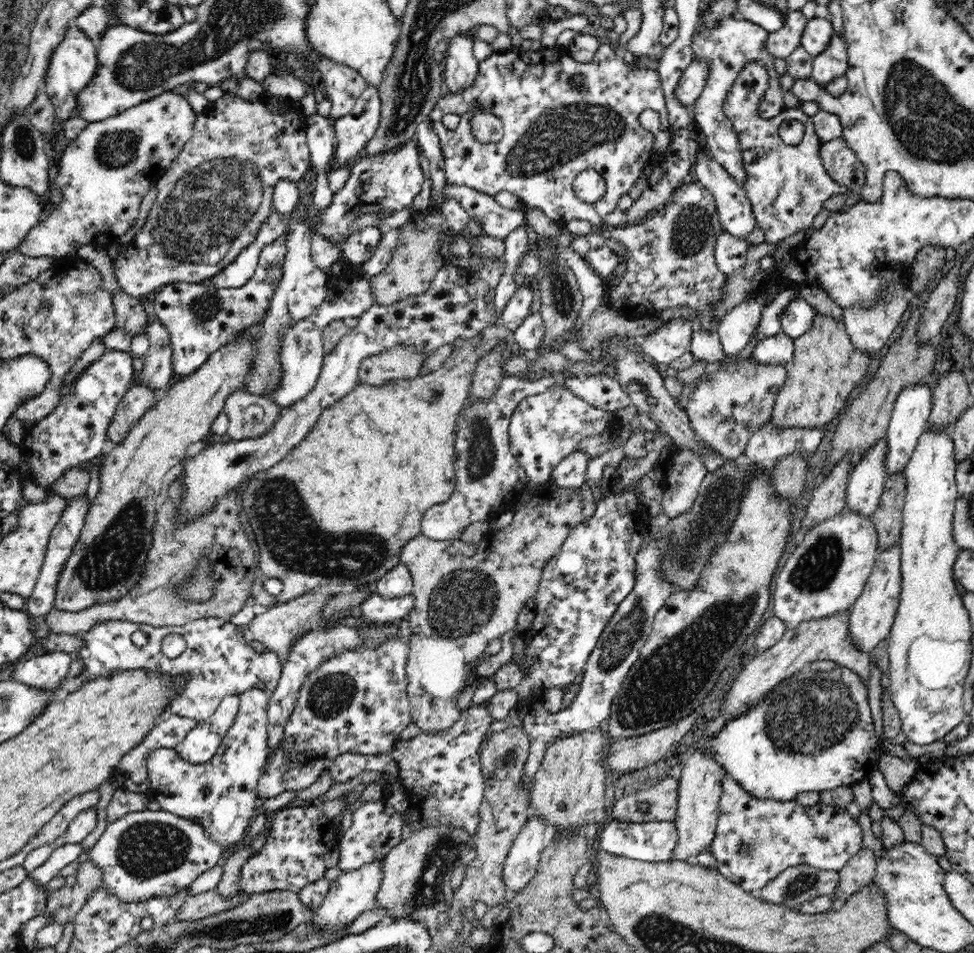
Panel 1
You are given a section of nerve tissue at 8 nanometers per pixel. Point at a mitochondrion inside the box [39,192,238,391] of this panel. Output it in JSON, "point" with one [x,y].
{"point":[205,307]}

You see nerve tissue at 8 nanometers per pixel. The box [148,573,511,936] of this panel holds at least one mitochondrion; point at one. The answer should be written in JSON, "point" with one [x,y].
{"point":[427,892]}

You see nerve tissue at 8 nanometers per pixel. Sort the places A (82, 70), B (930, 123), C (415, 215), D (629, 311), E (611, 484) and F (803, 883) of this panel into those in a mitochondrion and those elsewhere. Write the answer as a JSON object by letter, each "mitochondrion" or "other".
{"A":"other","B":"mitochondrion","C":"other","D":"other","E":"other","F":"mitochondrion"}

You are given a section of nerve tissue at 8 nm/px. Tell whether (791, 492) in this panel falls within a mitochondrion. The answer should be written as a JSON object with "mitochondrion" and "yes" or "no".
{"mitochondrion":"no"}

